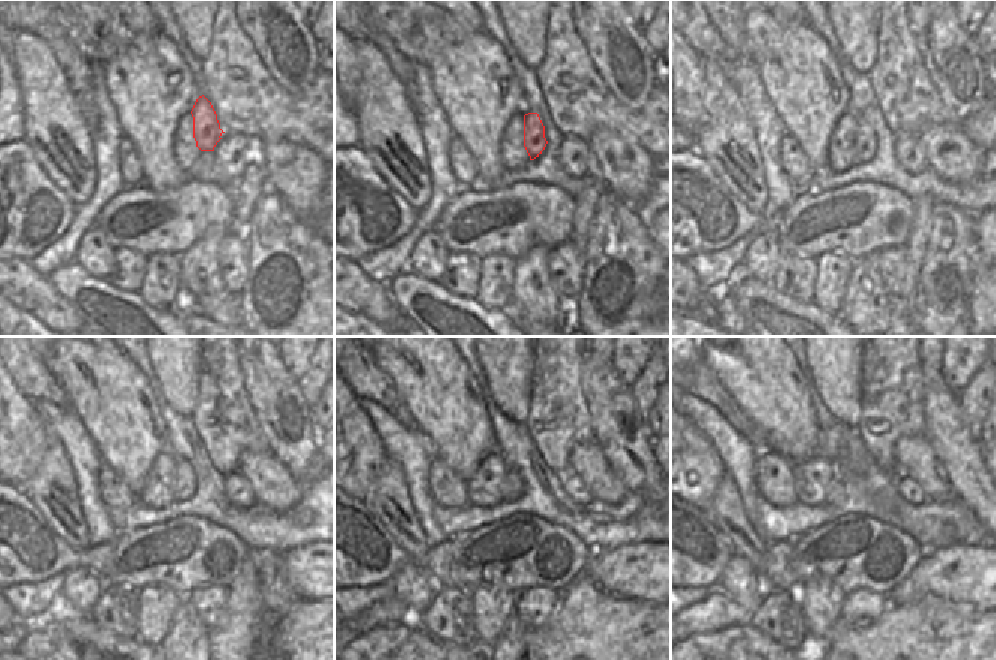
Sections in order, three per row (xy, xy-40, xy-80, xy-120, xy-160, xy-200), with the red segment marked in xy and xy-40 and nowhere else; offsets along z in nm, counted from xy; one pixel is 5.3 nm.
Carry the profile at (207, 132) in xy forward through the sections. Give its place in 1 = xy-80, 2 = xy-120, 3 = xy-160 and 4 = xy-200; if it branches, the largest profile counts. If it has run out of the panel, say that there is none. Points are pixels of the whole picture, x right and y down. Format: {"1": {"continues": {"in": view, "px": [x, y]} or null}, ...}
{"1": {"continues": {"in": "xy-80", "px": [864, 143]}}, "2": {"continues": {"in": "xy-120", "px": [183, 479]}}, "3": {"continues": {"in": "xy-160", "px": [513, 485]}}, "4": {"continues": {"in": "xy-200", "px": [836, 494]}}}

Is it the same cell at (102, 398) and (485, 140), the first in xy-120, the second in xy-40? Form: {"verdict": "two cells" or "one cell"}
{"verdict": "one cell"}

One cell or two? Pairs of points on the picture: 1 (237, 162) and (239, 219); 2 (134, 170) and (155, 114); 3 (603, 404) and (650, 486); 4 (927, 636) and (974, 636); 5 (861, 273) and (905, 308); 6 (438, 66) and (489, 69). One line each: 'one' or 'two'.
1: two
2: two
3: one
4: one
5: two
6: one

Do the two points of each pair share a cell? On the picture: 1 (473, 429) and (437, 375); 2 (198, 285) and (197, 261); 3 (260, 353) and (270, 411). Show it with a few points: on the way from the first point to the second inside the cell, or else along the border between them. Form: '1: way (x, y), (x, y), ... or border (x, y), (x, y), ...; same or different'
1: way (459, 416), (446, 402), (438, 389); same
2: way (198, 279), (198, 267); same
3: way (263, 368), (270, 386), (270, 396); same

